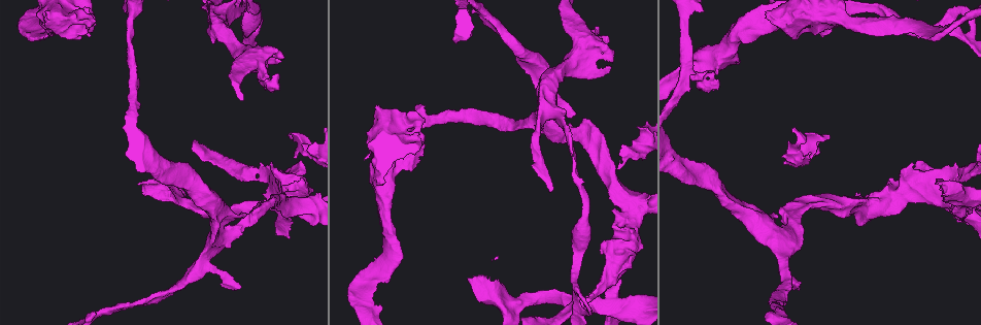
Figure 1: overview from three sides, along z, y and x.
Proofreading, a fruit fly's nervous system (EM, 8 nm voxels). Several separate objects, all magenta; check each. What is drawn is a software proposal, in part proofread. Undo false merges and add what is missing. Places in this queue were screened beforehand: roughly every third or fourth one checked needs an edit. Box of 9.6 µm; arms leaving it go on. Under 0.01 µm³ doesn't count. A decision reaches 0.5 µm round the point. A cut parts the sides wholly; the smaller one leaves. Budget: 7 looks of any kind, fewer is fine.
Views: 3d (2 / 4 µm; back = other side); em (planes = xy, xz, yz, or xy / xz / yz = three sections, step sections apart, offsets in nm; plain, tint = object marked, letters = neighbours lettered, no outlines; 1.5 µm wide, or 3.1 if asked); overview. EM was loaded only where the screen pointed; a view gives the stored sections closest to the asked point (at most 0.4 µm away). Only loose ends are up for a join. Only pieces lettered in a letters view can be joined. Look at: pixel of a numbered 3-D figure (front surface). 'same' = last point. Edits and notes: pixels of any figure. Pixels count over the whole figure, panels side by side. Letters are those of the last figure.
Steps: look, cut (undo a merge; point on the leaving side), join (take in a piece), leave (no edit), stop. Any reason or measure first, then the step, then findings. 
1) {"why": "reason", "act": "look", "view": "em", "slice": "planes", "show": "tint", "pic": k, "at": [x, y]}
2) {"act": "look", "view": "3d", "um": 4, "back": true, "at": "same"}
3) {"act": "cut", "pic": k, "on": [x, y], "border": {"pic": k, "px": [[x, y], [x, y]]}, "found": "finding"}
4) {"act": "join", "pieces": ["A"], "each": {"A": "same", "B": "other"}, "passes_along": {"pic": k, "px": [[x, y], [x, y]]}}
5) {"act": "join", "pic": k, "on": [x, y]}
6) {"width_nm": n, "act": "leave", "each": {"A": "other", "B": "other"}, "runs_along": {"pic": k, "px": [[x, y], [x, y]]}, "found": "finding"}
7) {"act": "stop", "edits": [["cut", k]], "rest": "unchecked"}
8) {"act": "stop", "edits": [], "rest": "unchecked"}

{"why": "free end", "act": "look", "view": "3d", "um": 4, "back": true, "pic": 1, "at": [138, 183]}

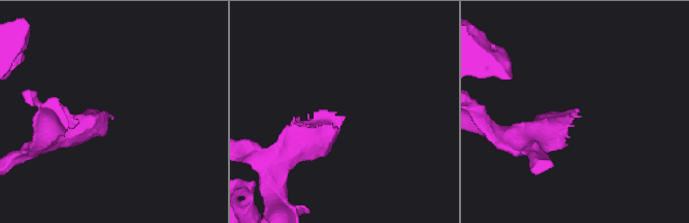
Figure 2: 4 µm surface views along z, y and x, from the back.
{"why": "shape alone is not enough", "act": "look", "view": "em", "slice": "planes", "show": "plain", "pic": 2, "at": [346, 116]}

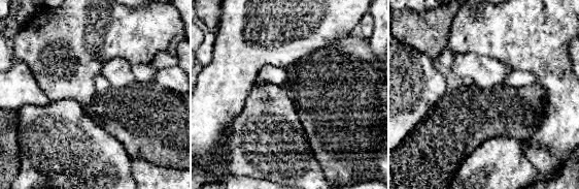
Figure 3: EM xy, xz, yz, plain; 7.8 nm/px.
{"act": "look", "view": "em", "slice": "planes", "show": "letters", "at": "same"}

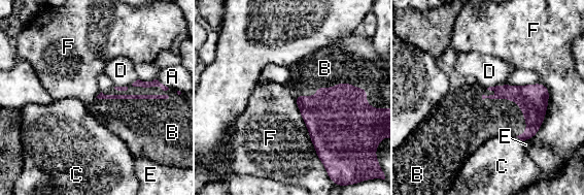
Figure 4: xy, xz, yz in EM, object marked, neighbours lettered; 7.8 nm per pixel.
{"act": "join", "pieces": ["B"], "each": {"A": "other", "B": "same", "C": "other", "D": "other", "E": "other", "F": "other"}, "passes_along": {"pic": 4, "px": [[533, 99], [506, 98], [481, 119]]}, "found": "the neuron continues"}

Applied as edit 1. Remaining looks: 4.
{"why": "an open end", "act": "look", "view": "3d", "um": 2, "back": true, "pic": 1, "at": [262, 83]}

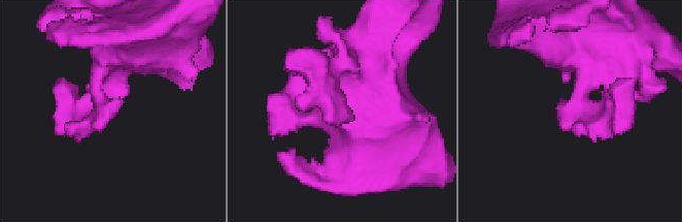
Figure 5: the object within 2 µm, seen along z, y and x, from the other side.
{"why": "now the EM", "act": "look", "view": "em", "slice": "planes", "show": "letters", "pic": 5, "at": [558, 114]}

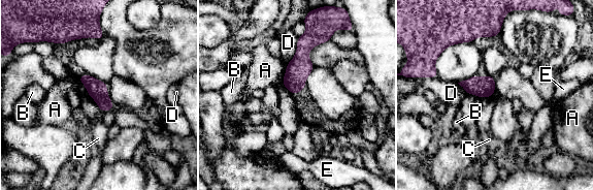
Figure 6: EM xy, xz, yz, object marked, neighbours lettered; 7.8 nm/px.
{"act": "leave", "each": {"A": "other", "B": "other", "C": "other", "D": "other", "E": "other"}, "runs_along": {"pic": 6, "px": [[308, 31], [294, 91]]}, "found": "no lettered piece goes on from it"}

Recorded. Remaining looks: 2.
{"act": "stop", "edits": [["join", 4]], "rest": "unchecked"}

